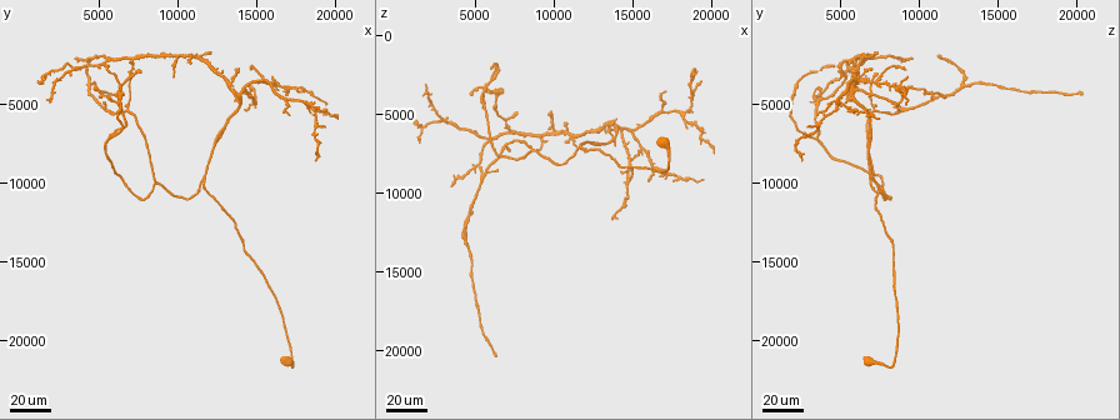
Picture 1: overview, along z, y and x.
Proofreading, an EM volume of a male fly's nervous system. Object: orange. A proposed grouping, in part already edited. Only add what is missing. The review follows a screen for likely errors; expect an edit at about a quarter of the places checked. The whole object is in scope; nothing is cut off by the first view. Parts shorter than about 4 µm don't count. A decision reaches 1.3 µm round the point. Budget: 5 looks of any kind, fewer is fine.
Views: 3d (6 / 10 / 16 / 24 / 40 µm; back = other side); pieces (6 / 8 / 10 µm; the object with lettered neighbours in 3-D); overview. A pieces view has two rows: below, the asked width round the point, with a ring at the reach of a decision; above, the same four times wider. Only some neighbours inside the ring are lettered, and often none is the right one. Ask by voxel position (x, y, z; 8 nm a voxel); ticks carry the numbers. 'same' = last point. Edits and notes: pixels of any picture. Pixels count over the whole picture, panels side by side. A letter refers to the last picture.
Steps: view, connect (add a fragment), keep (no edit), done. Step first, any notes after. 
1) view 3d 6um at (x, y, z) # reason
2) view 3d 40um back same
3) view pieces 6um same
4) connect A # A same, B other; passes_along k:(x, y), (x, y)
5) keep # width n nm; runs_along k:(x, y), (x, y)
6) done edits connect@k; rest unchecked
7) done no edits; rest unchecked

view 3d 40um at (5200, 1800, 8800) # an open end

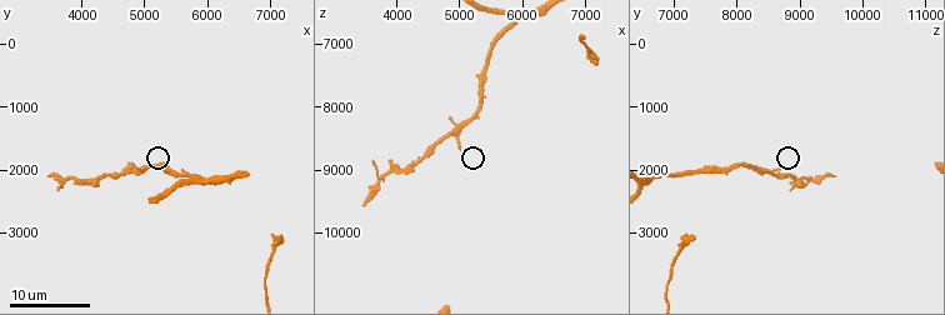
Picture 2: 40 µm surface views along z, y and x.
view 3d 6um at (5000, 2000, 8700)

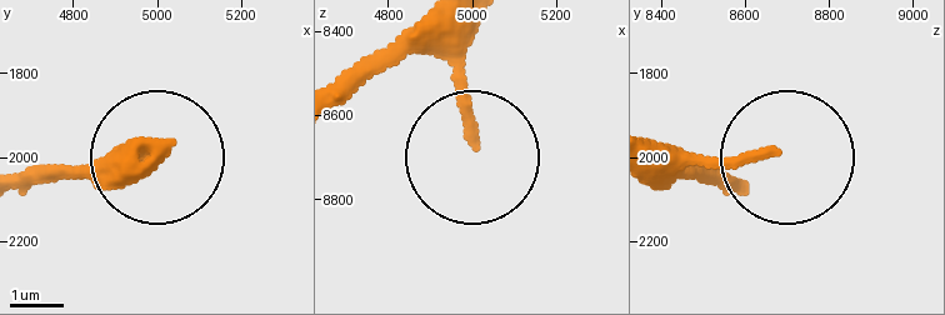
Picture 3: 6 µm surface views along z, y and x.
view pieces 6um at (5000, 1980, 8665)

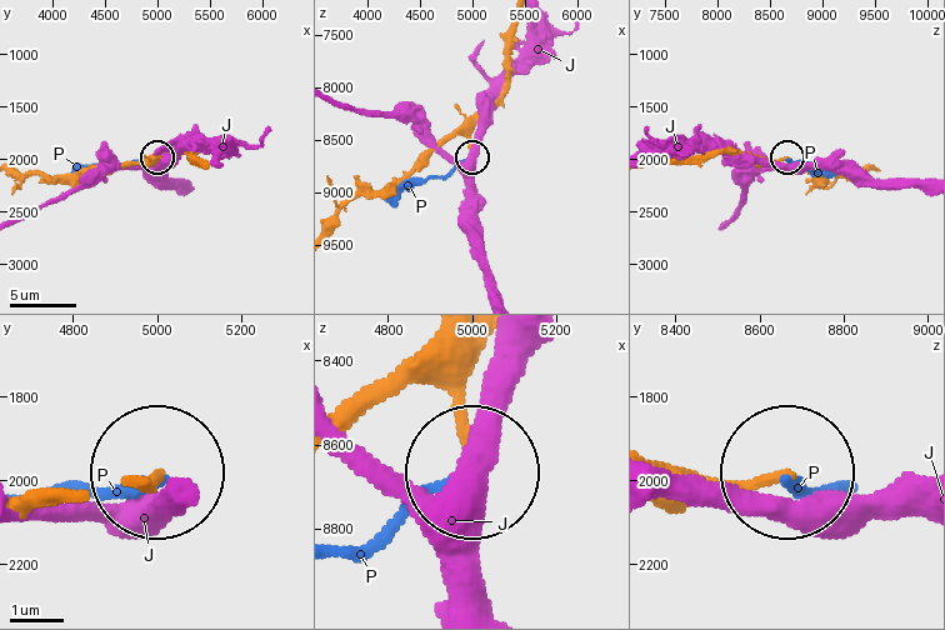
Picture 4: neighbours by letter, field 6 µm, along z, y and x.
keep # width 170 nm; J other, P other; no lettered fragment goes on from it

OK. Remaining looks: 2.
view 3d 40um at (11000, 2400, 5600) # an open end

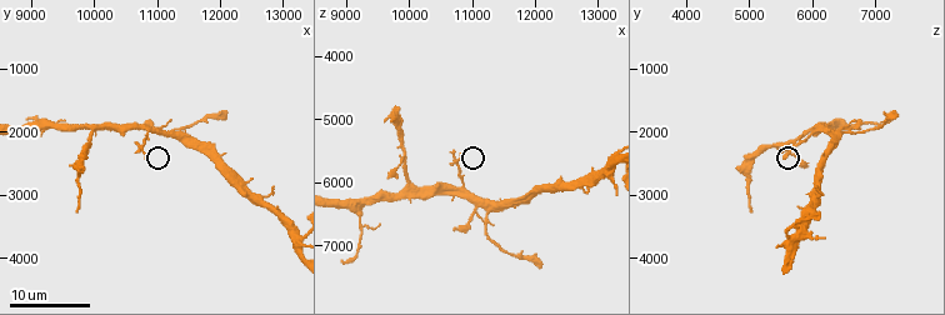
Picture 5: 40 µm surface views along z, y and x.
view pieces 6um at (10800, 2450, 5550)

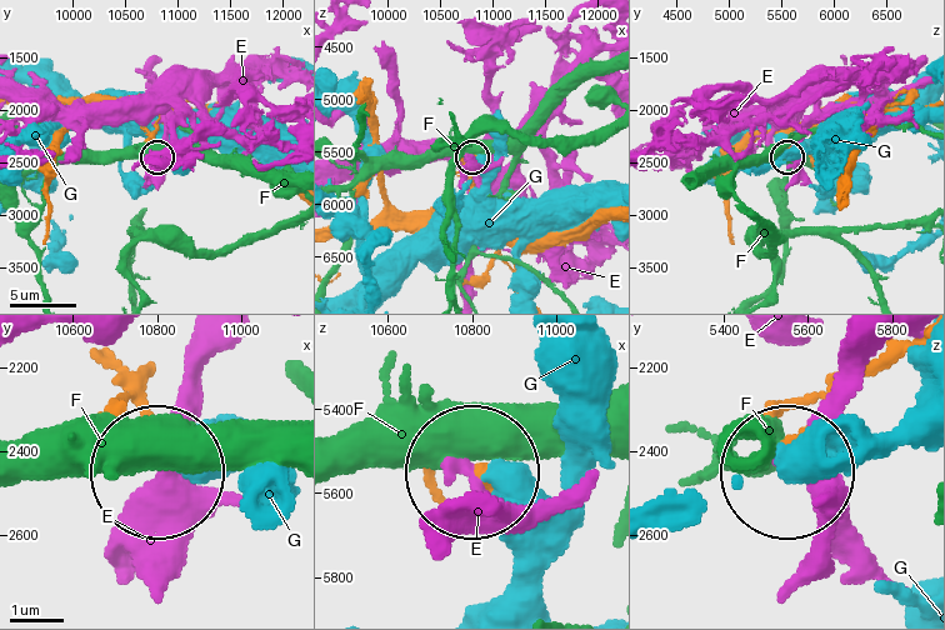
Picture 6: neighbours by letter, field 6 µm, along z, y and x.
keep # E other, F other, G other; no lettered fragment goes on from it

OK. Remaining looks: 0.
done no edits; rest unchecked

